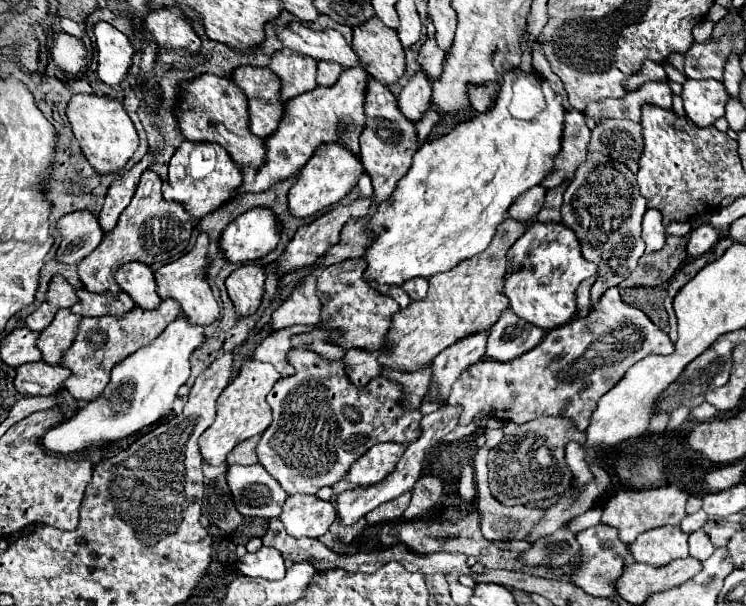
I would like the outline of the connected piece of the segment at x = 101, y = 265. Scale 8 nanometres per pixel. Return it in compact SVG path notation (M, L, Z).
M153 170L143 172L137 192L131 204L119 216L117 226L109 234L105 234L99 248L95 248L95 252L91 252L79 264L79 278L89 292L103 294L107 290L113 296L117 296L119 292L117 292L117 282L115 282L115 270L119 266L127 262L143 262L151 266L157 262L173 260L175 256L187 250L191 232L193 232L193 220L179 202L167 202L163 198L161 184L163 180Z

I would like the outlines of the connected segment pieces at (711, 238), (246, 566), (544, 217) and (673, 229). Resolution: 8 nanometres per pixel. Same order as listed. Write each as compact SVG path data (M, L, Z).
M709 224L697 228L697 256L709 252L717 240L719 240L719 232L715 228L711 228Z
M261 546L253 554L245 554L239 560L239 570L245 576L265 578L265 580L279 580L285 576L285 564L281 552L267 546Z
M543 207L537 215L537 220L540 222L561 223L561 215L559 210Z
M671 222L667 224L667 234L673 234L673 236L685 236L691 232L691 224L689 222Z

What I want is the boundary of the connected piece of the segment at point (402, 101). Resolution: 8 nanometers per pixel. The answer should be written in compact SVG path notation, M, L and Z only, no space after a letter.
M417 72L401 90L397 106L405 118L417 122L427 112L429 102L431 102L431 82L427 80L425 72Z

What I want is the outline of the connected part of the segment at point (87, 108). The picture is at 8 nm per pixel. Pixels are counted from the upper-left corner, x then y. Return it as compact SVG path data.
M77 94L69 100L67 118L69 118L73 134L81 146L81 152L85 154L87 162L99 174L119 172L127 164L127 160L135 154L135 150L139 148L137 130L117 98L97 96L97 94Z

